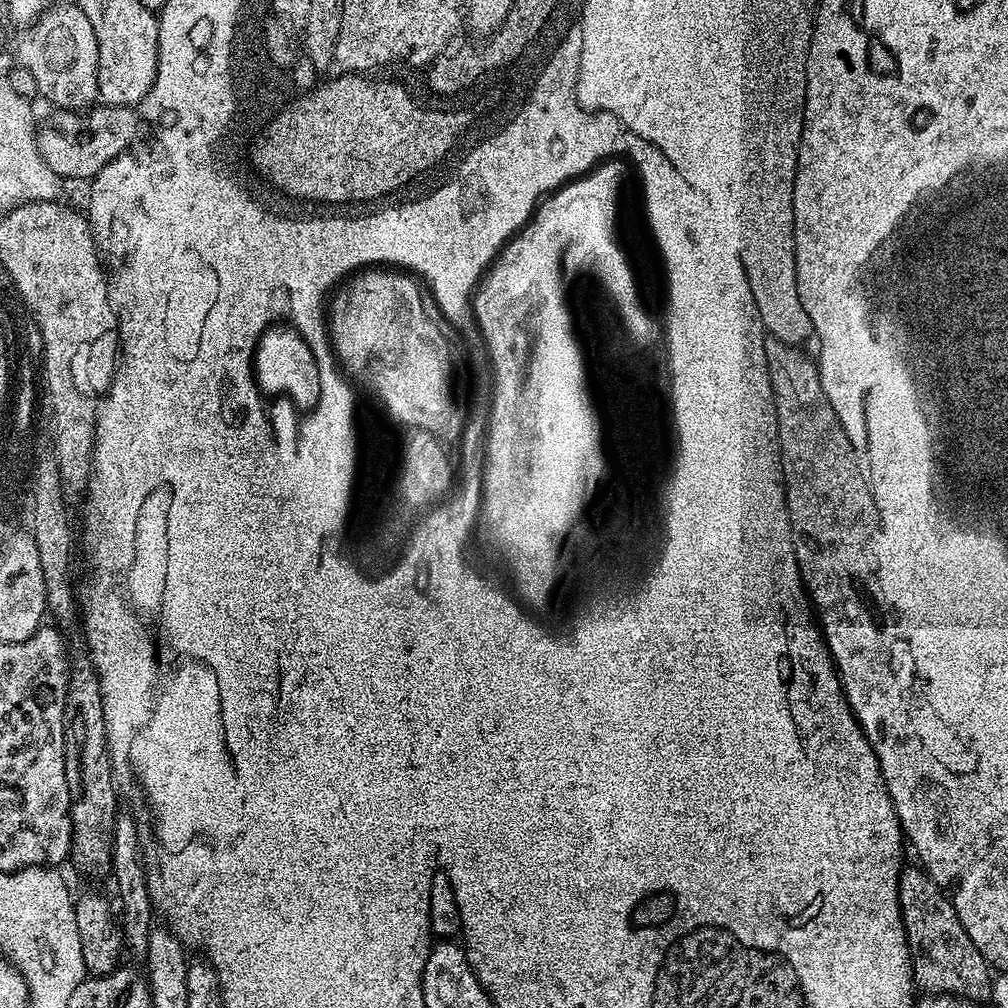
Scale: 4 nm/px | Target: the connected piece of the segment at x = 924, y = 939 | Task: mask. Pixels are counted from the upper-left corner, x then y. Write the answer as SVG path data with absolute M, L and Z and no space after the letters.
M905 867L898 876L898 907L902 910L908 953L912 955L912 979L924 994L951 994L964 1000L991 1001L993 969L962 930L948 893L929 878L923 867Z

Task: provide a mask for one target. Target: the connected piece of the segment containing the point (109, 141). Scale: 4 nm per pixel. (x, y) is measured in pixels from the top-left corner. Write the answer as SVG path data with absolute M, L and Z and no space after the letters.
M93 106L83 114L76 110L53 113L45 124L39 125L36 141L46 166L65 181L91 181L113 159L125 155L120 144L124 144L124 140L128 142L128 132L124 132L124 124L128 124L128 106Z

